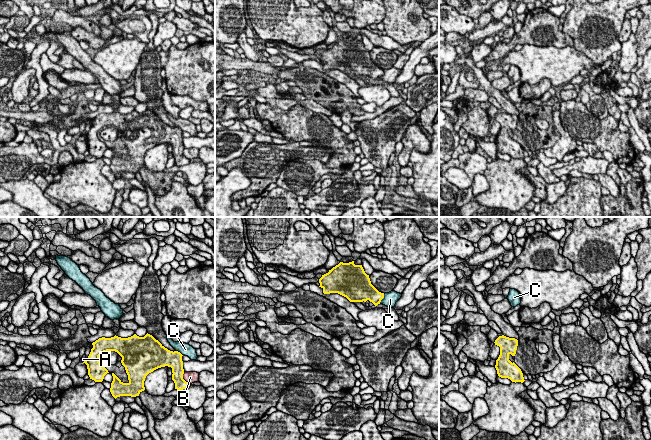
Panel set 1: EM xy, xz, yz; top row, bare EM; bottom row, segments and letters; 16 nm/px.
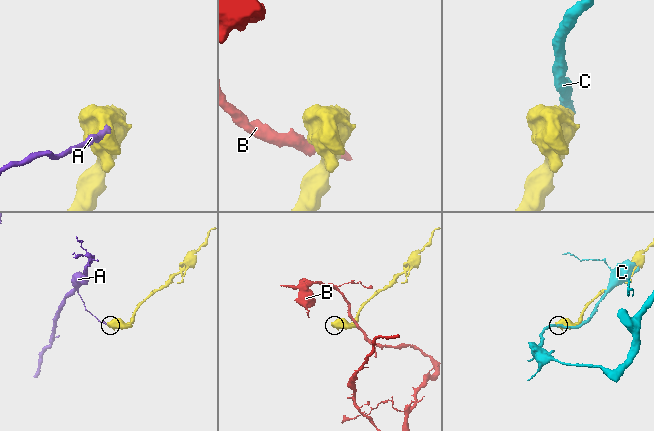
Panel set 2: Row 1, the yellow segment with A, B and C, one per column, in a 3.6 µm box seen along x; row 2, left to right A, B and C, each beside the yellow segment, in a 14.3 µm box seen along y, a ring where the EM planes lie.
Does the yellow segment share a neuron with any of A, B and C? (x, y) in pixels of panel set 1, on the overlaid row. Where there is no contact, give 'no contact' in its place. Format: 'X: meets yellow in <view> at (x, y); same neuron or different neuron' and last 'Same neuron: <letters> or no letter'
A: meets yellow in xy at (84, 361); different neuron
B: meets yellow in xy at (182, 378); different neuron
C: meets yellow in xz at (382, 298); different neuron
Same neuron: no letter

